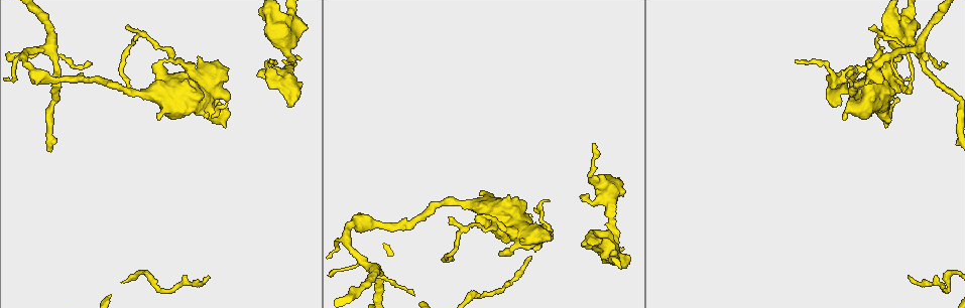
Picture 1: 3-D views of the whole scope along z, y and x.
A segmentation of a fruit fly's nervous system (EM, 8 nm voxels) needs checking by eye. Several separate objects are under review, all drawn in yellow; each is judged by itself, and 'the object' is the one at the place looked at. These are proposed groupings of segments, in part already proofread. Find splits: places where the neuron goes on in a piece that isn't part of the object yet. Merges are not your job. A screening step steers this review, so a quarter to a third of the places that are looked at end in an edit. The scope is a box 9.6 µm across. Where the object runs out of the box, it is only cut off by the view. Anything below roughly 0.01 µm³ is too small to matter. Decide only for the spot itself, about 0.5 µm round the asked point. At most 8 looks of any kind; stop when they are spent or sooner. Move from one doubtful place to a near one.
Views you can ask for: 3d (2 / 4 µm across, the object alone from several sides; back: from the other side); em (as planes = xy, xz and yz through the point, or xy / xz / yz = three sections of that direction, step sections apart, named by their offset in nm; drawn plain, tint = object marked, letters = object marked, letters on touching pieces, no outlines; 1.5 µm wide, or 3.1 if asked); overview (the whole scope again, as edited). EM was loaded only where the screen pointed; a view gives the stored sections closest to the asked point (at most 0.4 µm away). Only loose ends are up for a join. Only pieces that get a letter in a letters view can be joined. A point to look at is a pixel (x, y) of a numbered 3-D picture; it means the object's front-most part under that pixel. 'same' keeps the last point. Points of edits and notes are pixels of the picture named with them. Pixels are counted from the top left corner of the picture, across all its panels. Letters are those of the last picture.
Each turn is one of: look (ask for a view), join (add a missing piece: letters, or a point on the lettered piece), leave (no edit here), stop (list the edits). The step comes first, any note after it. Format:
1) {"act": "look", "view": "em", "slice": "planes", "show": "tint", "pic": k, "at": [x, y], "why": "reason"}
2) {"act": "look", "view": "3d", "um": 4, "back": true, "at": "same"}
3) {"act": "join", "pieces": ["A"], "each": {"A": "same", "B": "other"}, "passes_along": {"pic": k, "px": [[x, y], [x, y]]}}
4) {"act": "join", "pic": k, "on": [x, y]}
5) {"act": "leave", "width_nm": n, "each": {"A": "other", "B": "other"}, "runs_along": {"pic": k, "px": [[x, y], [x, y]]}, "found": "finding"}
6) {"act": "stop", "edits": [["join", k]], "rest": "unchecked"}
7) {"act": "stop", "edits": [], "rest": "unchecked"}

{"act": "look", "view": "em", "slice": "yz", "step": 8, "show": "letters", "pic": 1, "at": [906, 92], "why": "tapers out"}

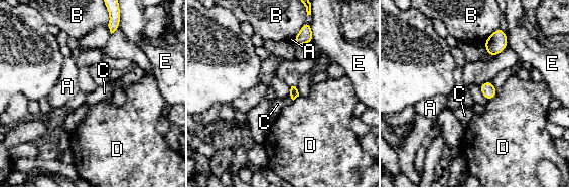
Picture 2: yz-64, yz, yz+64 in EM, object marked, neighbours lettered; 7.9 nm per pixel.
{"act": "leave", "each": {"A": "other", "B": "other", "C": "other", "D": "other", "E": "other"}, "found": "no lettered piece goes on from it"}

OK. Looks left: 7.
{"act": "look", "view": "em", "slice": "planes", "show": "plain", "pic": 1, "at": [91, 63], "why": "free end"}

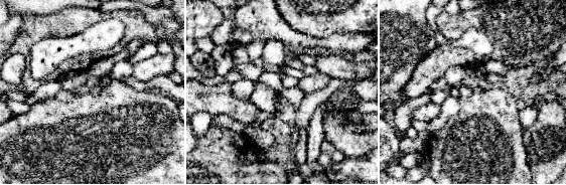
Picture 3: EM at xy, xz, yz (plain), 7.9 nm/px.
{"act": "look", "view": "em", "slice": "planes", "show": "letters", "at": "same"}

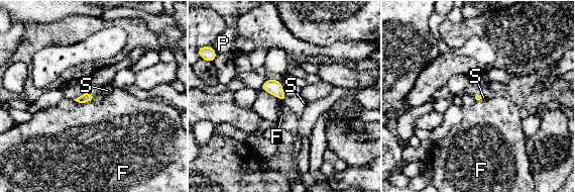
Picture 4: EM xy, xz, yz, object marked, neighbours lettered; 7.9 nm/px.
{"act": "join", "pieces": ["S"], "each": {"F": "other", "P": "other", "S": "same"}, "passes_along": {"pic": 4, "px": [[273, 87], [284, 99], [298, 104]]}, "found": "the neuron continues"}

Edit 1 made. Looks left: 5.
{"act": "look", "view": "3d", "um": 2, "back": true, "pic": 1, "at": [836, 107], "why": "an open end"}

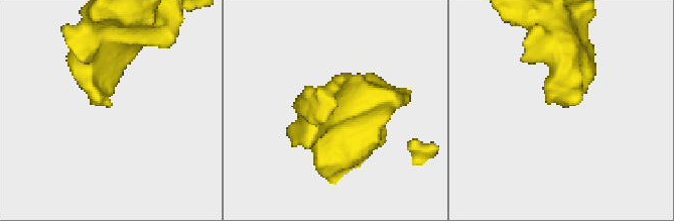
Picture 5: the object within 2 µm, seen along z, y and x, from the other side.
{"act": "look", "view": "em", "slice": "planes", "show": "letters", "pic": 5, "at": [566, 101]}

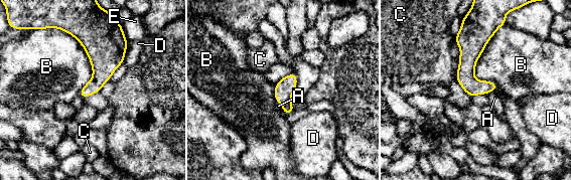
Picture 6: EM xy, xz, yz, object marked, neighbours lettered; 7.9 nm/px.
{"act": "leave", "each": {"A": "other", "B": "other", "C": "other", "D": "other", "E": "other"}, "found": "no lettered piece goes on from it"}

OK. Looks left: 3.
{"act": "stop", "edits": [["join", 4]], "rest": "unchecked"}

